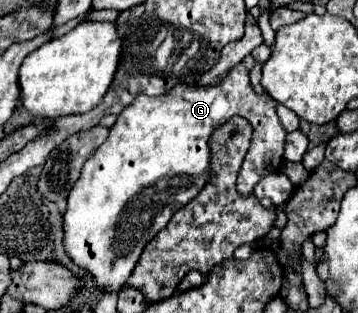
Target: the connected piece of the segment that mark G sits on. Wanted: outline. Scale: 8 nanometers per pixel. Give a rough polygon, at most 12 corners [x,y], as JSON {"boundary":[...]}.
{"boundary":[[235,65],[137,95],[67,197],[65,251],[117,293],[253,127],[249,197],[283,163],[275,101]]}

